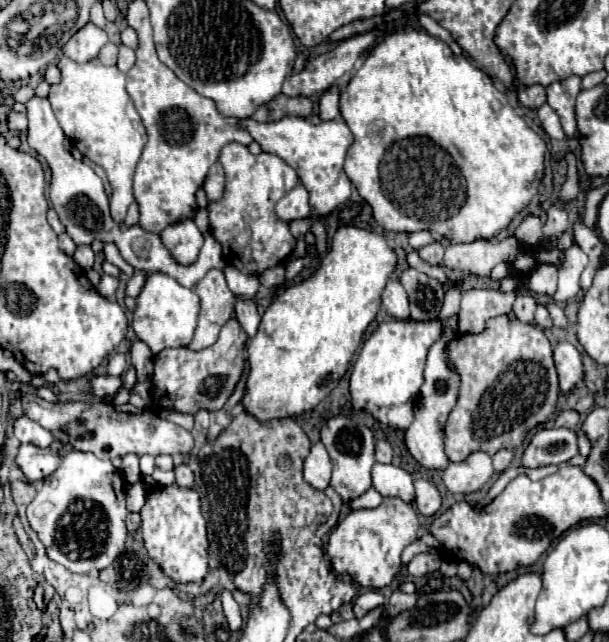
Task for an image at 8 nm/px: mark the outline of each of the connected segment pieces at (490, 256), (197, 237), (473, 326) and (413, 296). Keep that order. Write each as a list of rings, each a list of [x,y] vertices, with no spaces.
[[[506,237],[502,241],[498,241],[498,239],[476,239],[472,243],[450,243],[446,247],[446,253],[444,253],[444,265],[450,269],[460,269],[466,273],[488,277],[494,265],[512,263],[518,249],[520,249],[520,243],[516,237]]]
[[[182,219],[174,225],[168,225],[162,233],[160,233],[162,243],[172,251],[172,257],[184,265],[196,261],[198,251],[204,243],[204,237],[200,233],[200,229],[196,227],[194,219]]]
[[[470,289],[464,291],[460,315],[458,315],[458,335],[482,333],[488,319],[496,315],[510,315],[516,293],[504,293],[494,289]]]
[[[406,269],[400,275],[400,281],[408,293],[410,299],[410,317],[424,321],[438,317],[438,311],[444,301],[444,289],[442,283],[428,277],[426,273],[420,273],[416,269]]]

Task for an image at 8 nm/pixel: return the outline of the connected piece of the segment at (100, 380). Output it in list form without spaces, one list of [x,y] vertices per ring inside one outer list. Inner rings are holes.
[[[92,375],[90,377],[90,387],[88,391],[100,399],[106,399],[110,395],[116,395],[116,391],[122,387],[122,379],[120,377],[112,377],[112,375]]]

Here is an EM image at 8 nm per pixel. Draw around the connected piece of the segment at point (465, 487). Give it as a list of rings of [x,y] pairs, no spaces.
[[[474,451],[462,463],[448,463],[442,471],[442,481],[452,493],[472,493],[484,487],[492,473],[492,457],[484,451]]]

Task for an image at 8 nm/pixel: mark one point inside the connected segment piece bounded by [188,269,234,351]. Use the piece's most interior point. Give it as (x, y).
(216, 301)

